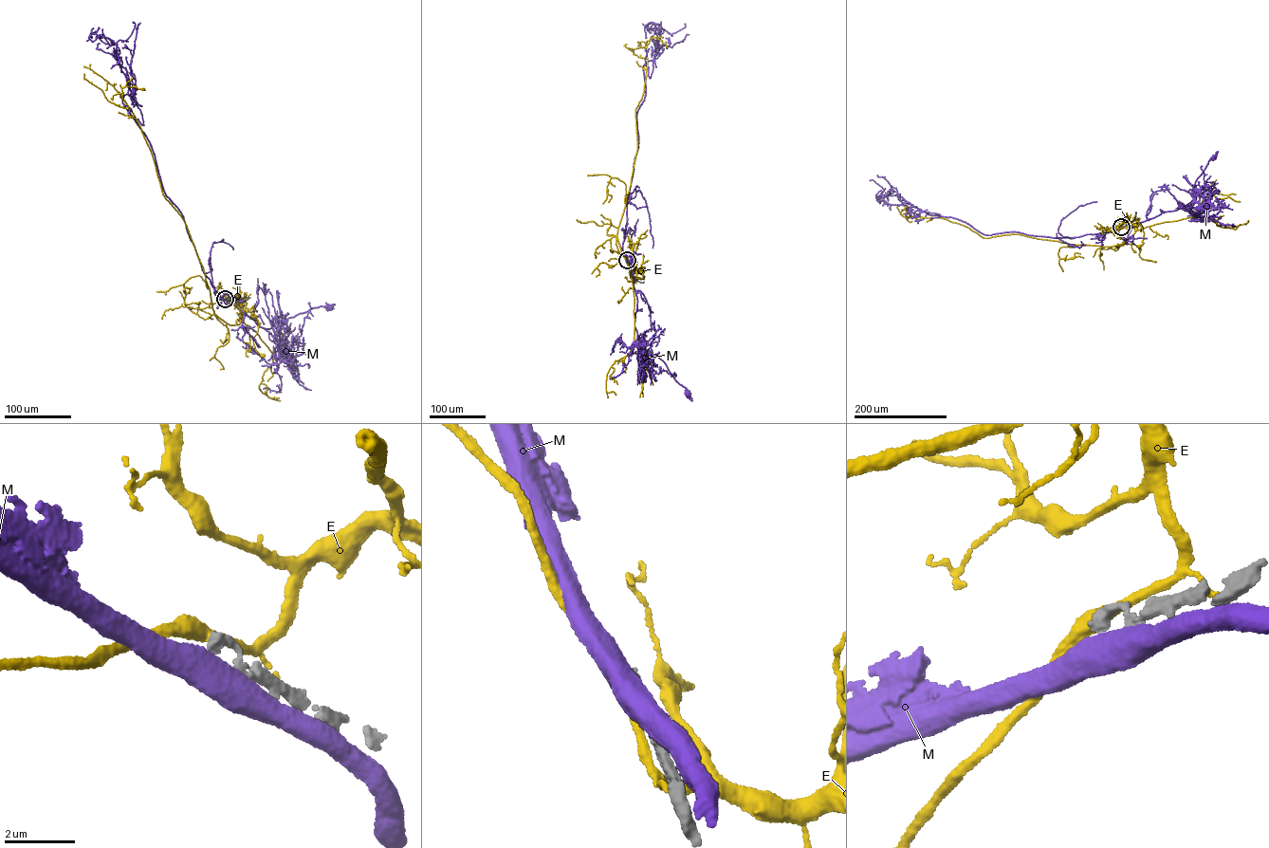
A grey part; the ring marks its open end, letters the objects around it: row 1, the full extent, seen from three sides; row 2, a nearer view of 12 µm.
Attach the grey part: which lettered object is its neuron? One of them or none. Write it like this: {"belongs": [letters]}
{"belongs": []}

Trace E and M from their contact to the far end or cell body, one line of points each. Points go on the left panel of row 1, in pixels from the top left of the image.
E: (225, 299), (235, 299), (246, 312), (250, 311), (255, 317), (258, 328), (253, 342), (255, 351), (262, 355)
M: (225, 299), (267, 329), (277, 321), (286, 322), (315, 307), (329, 307)

